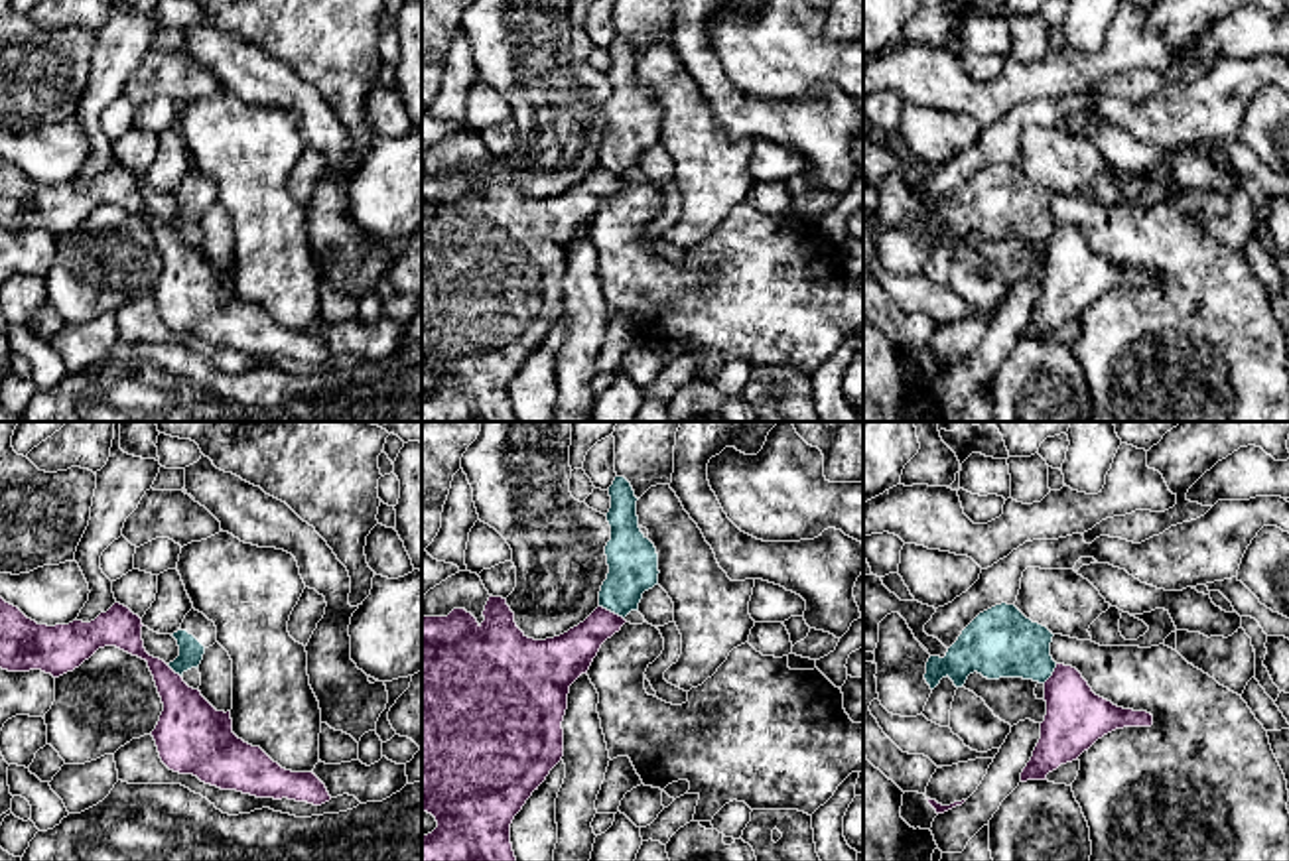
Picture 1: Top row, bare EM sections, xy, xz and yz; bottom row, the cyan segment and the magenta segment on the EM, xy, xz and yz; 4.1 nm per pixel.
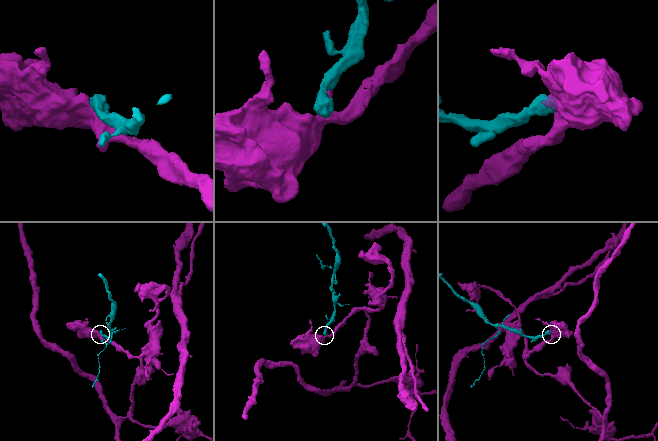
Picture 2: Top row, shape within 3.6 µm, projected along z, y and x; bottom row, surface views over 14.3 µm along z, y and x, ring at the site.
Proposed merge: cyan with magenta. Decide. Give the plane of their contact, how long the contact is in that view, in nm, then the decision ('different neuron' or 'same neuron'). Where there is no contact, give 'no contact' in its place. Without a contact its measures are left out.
meets cyan in xz; contact 120 nm long; different neuron

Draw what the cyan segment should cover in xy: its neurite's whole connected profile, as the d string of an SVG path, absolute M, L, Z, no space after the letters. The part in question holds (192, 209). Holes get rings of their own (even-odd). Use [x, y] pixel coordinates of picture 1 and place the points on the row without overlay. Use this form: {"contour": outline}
{"contour": "M191 167L171 195L177 199L179 215L168 225L183 234L187 229L199 227L205 209L217 201L217 185L203 171Z"}

